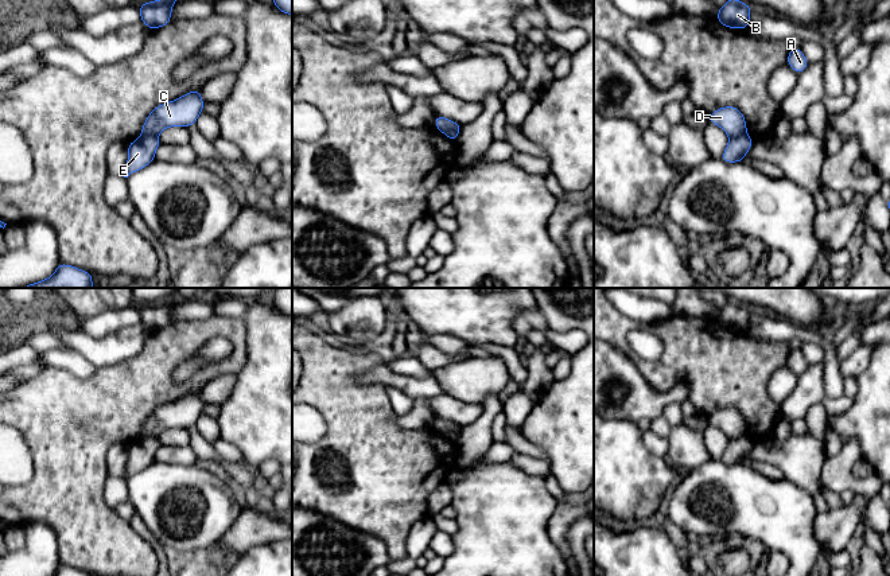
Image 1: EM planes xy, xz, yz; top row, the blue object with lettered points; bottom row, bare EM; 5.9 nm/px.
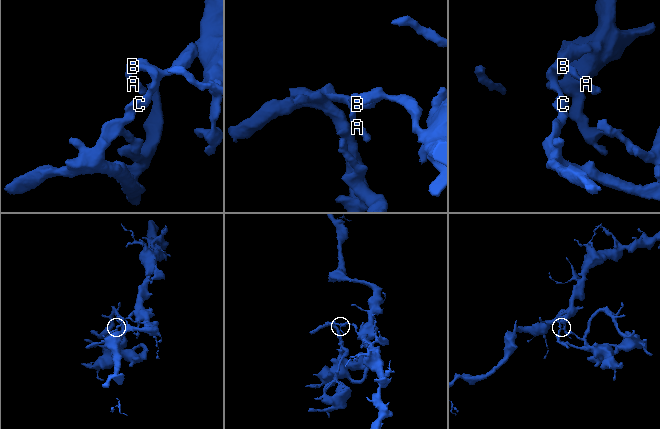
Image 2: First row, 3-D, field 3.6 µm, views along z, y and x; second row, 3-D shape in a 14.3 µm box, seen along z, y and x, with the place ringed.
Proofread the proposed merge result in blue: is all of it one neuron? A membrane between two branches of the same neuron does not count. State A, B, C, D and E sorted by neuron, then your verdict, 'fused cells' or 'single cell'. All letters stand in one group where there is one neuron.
groups A B C D / E; fused cells

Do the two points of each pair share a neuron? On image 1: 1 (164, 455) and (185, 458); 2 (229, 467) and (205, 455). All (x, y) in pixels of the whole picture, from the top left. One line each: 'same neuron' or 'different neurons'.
1: same neuron
2: same neuron

